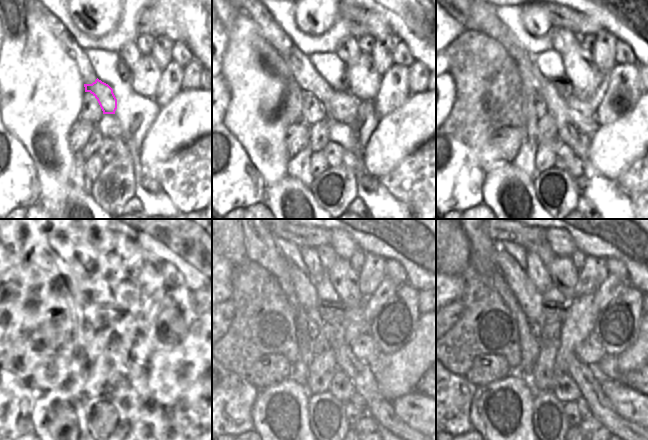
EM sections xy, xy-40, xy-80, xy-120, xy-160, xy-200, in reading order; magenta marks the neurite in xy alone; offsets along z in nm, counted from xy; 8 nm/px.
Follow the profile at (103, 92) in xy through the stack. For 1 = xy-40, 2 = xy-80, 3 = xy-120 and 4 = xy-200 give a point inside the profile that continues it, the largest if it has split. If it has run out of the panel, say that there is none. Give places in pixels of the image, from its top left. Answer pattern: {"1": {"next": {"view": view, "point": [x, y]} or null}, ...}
{"1": {"next": {"view": "xy-40", "point": [341, 106]}}, "2": {"next": {"view": "xy-80", "point": [580, 113]}}, "3": {"next": {"view": "xy-120", "point": [137, 344]}}, "4": {"next": {"view": "xy-200", "point": [590, 351]}}}

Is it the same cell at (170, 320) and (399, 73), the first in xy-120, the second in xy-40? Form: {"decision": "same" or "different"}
{"decision": "same"}

